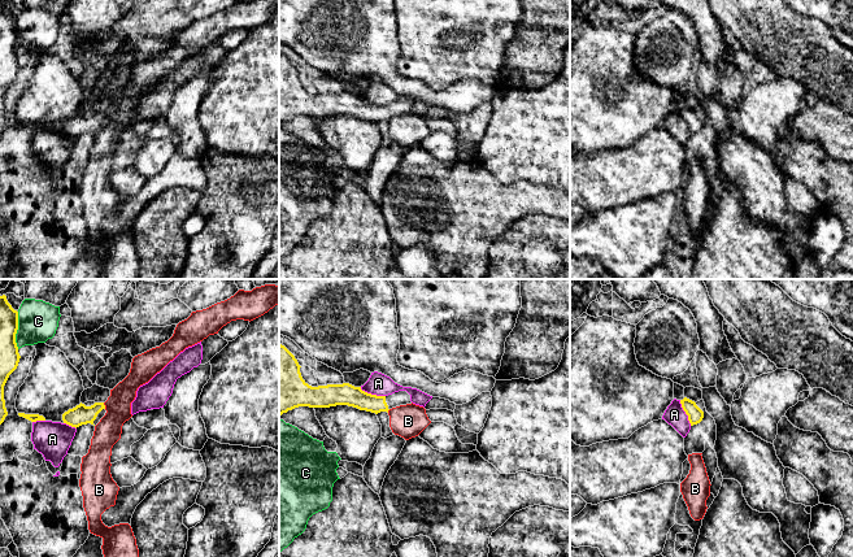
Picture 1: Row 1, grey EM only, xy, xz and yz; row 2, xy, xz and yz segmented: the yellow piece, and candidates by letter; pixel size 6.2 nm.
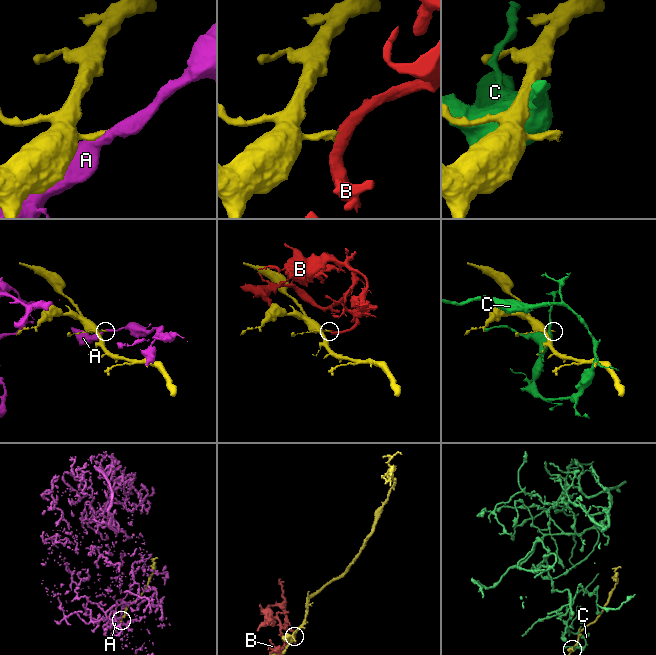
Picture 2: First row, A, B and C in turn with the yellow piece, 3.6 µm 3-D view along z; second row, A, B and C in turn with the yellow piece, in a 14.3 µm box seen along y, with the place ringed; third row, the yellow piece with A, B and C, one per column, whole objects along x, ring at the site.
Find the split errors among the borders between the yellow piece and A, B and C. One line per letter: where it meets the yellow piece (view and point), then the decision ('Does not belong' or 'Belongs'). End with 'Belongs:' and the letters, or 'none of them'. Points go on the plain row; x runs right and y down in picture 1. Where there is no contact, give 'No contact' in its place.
A: Touches yellow at xz (373, 104). Does not belong
B: Touches yellow at xy (104, 114). Does not belong
C: Touches yellow at xy (17, 38). Does not belong
Belongs: none of them

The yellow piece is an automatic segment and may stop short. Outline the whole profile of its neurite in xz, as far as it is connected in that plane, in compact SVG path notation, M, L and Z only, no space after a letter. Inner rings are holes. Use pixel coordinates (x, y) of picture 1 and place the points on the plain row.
M279 53L279 126L299 116L330 117L348 114L371 122L412 113L406 100L388 105L367 103L349 92L312 96L301 86L295 65Z

